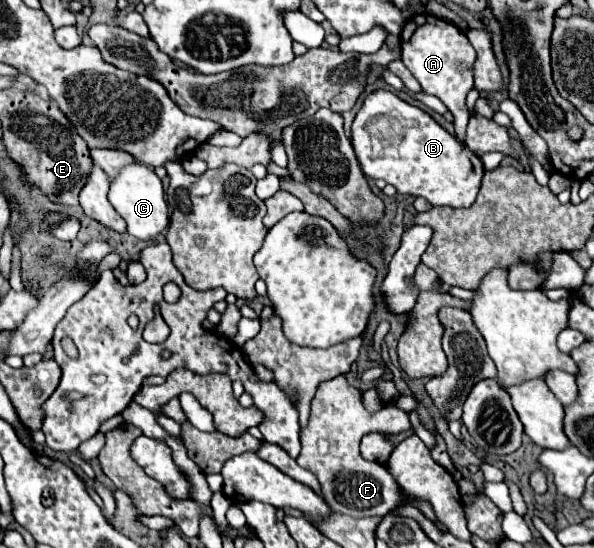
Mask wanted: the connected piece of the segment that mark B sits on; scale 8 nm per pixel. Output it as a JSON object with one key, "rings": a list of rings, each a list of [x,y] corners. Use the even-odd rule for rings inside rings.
{"rings":[[[375,90],[365,98],[359,114],[353,120],[351,142],[353,142],[357,160],[361,164],[361,170],[367,178],[371,180],[381,178],[387,184],[393,184],[399,194],[423,196],[433,206],[469,208],[475,202],[475,196],[481,186],[481,178],[485,174],[483,162],[479,156],[467,150],[457,138],[453,138],[445,128],[441,128],[427,112],[403,102],[399,96],[387,90]]]}

